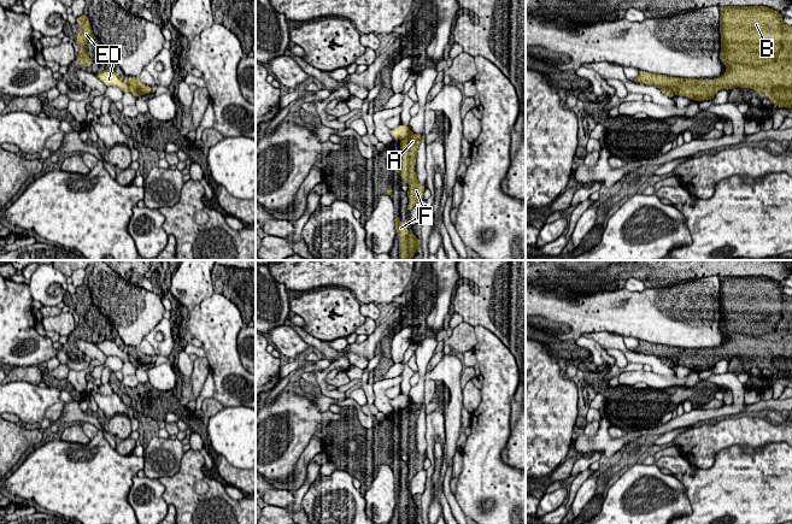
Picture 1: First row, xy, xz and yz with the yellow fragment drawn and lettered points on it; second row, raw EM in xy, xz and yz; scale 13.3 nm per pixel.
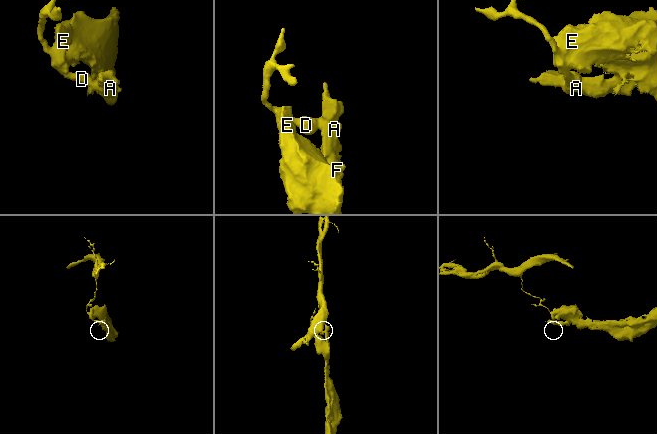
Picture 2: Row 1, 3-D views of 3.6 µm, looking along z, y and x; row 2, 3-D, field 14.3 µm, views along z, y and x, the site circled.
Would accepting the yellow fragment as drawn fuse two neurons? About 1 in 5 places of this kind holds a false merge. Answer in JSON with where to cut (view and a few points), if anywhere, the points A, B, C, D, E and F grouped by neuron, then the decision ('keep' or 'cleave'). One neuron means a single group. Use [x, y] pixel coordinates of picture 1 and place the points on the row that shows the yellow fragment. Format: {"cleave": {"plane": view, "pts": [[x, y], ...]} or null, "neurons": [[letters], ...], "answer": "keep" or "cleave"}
{"cleave": {"plane": "xy", "pts": [[125, 82], [140, 95]]}, "neurons": [["A", "B", "C", "E", "F"], ["D"]], "answer": "cleave"}

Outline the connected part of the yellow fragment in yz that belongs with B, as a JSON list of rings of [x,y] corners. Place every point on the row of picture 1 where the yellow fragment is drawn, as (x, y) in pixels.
[[[722,6],[720,16],[720,60],[727,67],[720,78],[667,77],[639,70],[633,82],[659,89],[668,87],[674,95],[698,102],[712,100],[721,89],[751,88],[756,93],[764,93],[775,106],[792,108],[792,27],[782,22],[780,12],[765,6]]]

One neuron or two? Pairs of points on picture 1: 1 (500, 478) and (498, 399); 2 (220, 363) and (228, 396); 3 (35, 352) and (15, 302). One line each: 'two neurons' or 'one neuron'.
1: one neuron
2: one neuron
3: one neuron

